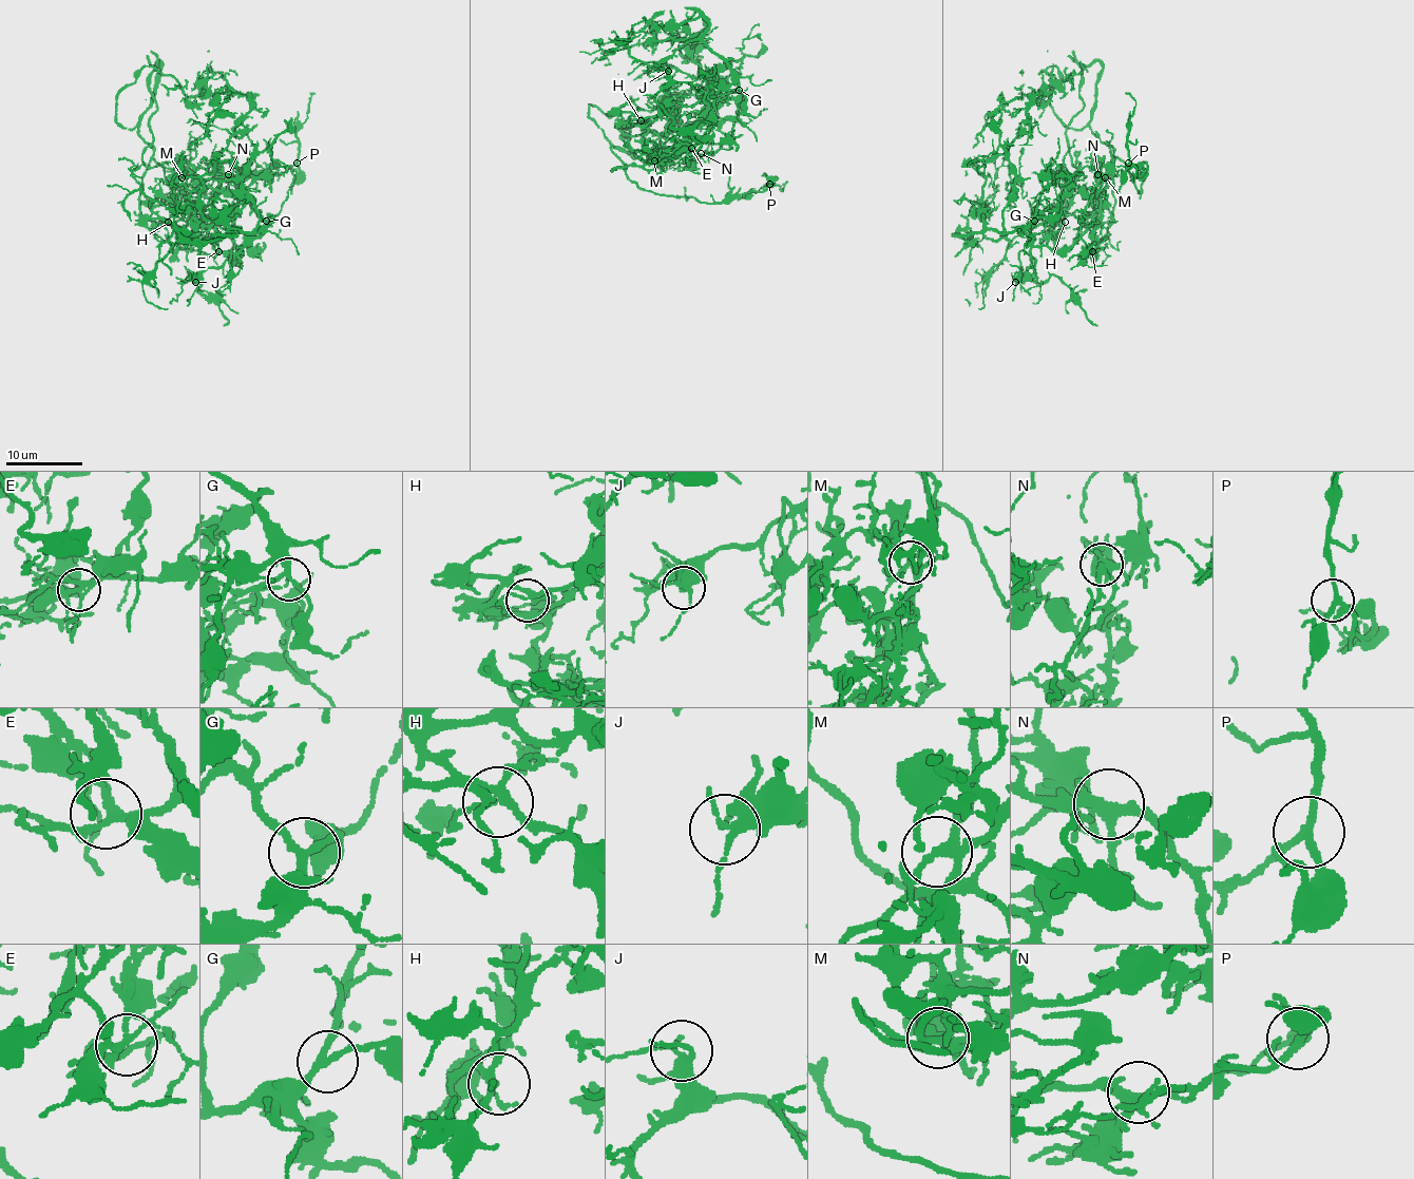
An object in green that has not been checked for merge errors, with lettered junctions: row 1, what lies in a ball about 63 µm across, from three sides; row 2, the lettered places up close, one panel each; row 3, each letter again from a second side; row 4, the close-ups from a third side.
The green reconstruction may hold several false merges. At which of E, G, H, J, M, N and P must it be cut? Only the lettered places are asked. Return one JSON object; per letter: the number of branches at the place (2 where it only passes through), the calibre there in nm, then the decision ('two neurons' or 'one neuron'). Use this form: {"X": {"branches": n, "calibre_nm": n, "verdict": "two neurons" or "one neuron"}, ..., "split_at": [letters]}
{"E": {"branches": 4, "calibre_nm": 200, "verdict": "one neuron"}, "G": {"branches": 3, "calibre_nm": 220, "verdict": "one neuron"}, "H": {"branches": 4, "calibre_nm": 200, "verdict": "one neuron"}, "J": {"branches": 4, "calibre_nm": 280, "verdict": "one neuron"}, "M": {"branches": 4, "calibre_nm": 220, "verdict": "two neurons"}, "N": {"branches": 6, "calibre_nm": 320, "verdict": "one neuron"}, "P": {"branches": 4, "calibre_nm": 200, "verdict": "one neuron"}, "split_at": ["M"]}

